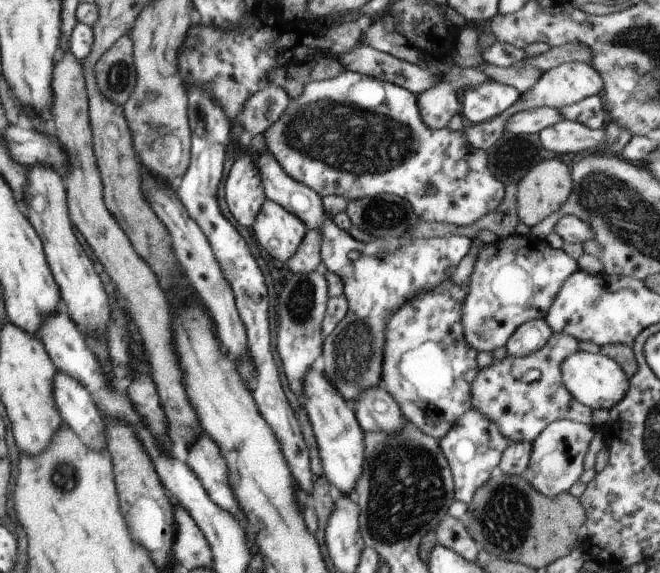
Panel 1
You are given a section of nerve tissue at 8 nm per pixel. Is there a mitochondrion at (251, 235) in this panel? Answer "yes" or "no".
no

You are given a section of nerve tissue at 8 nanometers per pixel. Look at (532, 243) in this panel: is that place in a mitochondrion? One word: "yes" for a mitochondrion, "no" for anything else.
no

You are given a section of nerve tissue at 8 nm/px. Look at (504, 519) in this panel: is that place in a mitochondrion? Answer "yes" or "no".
yes

